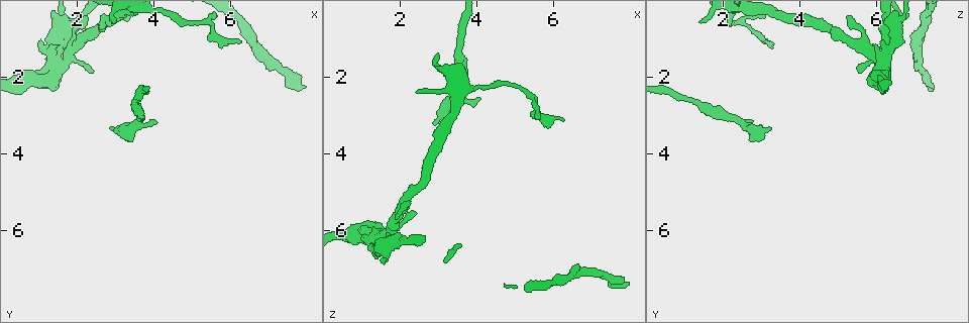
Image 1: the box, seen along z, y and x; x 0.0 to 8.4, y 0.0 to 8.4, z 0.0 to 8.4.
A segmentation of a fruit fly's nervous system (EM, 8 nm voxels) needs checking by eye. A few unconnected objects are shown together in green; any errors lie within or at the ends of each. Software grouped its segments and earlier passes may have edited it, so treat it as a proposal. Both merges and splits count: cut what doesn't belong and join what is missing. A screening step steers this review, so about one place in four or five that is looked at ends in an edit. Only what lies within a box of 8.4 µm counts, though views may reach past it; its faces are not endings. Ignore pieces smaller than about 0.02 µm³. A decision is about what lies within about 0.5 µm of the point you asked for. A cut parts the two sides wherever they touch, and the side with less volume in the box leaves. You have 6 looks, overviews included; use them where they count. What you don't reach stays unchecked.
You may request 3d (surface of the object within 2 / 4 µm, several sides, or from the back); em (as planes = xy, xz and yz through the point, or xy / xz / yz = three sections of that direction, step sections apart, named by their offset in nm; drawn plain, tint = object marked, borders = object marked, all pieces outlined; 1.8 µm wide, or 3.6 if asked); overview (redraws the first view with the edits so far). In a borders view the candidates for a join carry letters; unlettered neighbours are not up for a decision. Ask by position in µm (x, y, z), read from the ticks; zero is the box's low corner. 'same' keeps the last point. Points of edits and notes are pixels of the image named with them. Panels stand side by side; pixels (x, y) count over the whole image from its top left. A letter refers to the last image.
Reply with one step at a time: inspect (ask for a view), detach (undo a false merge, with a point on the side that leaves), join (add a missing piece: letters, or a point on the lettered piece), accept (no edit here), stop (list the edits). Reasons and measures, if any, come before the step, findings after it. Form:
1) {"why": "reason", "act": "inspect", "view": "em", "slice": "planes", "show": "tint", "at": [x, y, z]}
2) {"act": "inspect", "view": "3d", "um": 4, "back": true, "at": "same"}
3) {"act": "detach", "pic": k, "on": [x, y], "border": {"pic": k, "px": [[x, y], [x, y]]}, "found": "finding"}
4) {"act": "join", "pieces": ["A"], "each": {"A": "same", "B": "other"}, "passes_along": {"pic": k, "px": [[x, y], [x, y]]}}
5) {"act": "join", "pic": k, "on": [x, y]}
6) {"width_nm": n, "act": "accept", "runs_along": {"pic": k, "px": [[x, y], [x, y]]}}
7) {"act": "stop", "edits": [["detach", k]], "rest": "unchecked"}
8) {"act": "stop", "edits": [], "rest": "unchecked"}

{"why": "an open end", "act": "inspect", "view": "3d", "um": 2, "at": [2.95, 3.35, 3.20]}

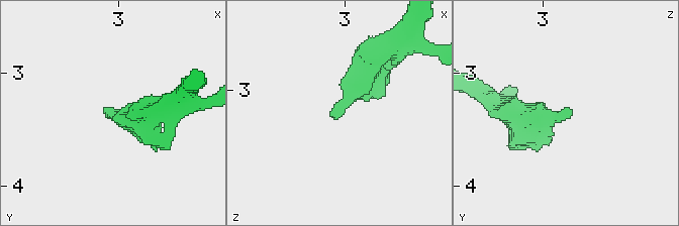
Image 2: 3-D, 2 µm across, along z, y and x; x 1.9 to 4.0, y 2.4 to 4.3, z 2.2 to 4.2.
{"why": "need the tissue", "act": "inspect", "view": "em", "slice": "planes", "show": "borders", "at": [2.90, 3.32, 3.26]}

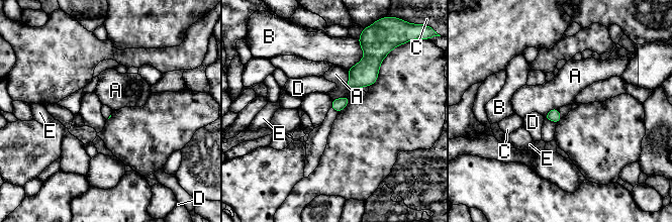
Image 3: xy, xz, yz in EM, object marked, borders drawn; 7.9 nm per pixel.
{"act": "accept", "each": {"A": "other", "B": "other", "C": "other", "D": "other", "E": "other"}, "found": "none of them fits"}

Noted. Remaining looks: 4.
{"why": "two arms at a narrow angle", "act": "inspect", "view": "em", "um": 3.6, "slice": "yz", "step": 4, "show": "tint", "at": [1.50, 1.60, 6.15]}

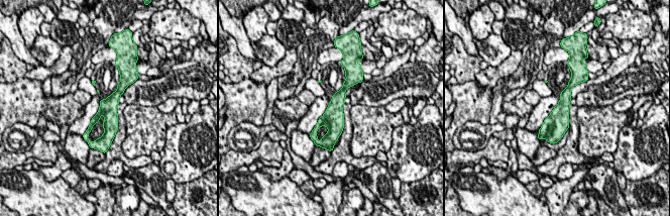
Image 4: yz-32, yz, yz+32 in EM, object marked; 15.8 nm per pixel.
{"why": "another direction", "act": "inspect", "view": "em", "um": 3.6, "slice": "planes", "show": "tint", "at": "same"}

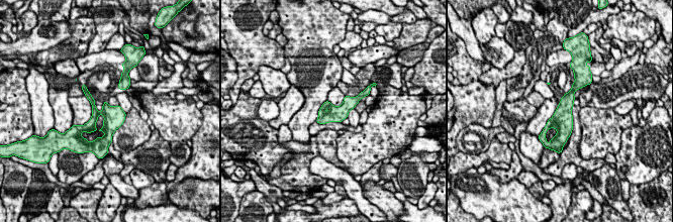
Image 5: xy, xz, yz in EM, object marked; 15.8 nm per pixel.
{"act": "inspect", "view": "em", "um": 3.6, "slice": "planes", "show": "borders", "at": "same"}

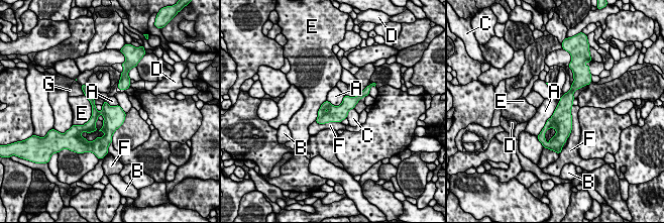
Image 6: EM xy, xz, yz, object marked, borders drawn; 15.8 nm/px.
{"width_nm": 280, "act": "accept", "each": {"A": "other", "B": "other", "C": "other", "D": "other", "E": "other", "F": "other", "G": "other"}, "border": {"pic": 6, "px": [[560, 101], [543, 129], [537, 135]]}, "found": "all the same neuron"}

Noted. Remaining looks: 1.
{"act": "inspect", "view": "em", "slice": "planes", "show": "borders", "at": [7.90, 2.30, 7.30]}

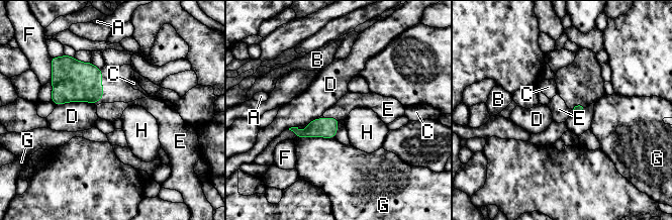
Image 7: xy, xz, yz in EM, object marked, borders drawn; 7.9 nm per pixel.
{"longest_contact_nm": ["D", 300], "act": "join", "pieces": ["E"], "each": {"A": "other", "B": "other", "C": "other", "D": "other", "E": "same", "F": "other", "G": "other", "H": "other"}, "passes_along": {"pic": 7, "px": [[326, 127], [331, 118], [351, 101]]}, "found": "the neuron continues"}

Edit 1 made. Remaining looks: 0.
{"act": "stop", "edits": [["join", 7]], "rest": "unchecked"}

